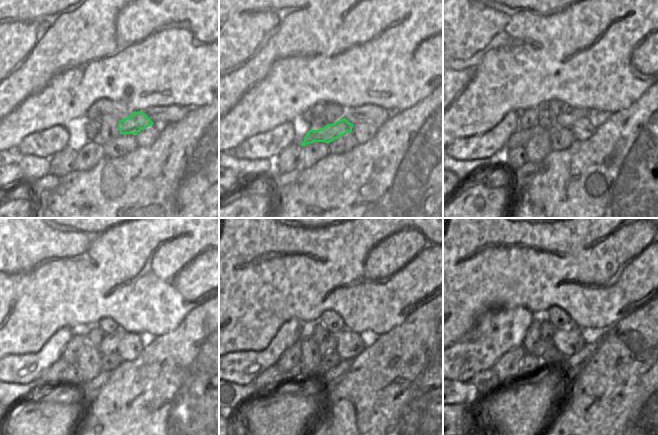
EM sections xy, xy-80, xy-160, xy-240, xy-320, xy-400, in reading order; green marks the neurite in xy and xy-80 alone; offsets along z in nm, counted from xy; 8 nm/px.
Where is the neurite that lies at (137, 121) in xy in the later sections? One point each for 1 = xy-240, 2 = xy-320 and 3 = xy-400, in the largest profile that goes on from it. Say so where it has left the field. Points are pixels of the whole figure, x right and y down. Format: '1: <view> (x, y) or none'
1: xy-240 (52, 375)
2: xy-320 (272, 376)
3: xy-400 (486, 381)

